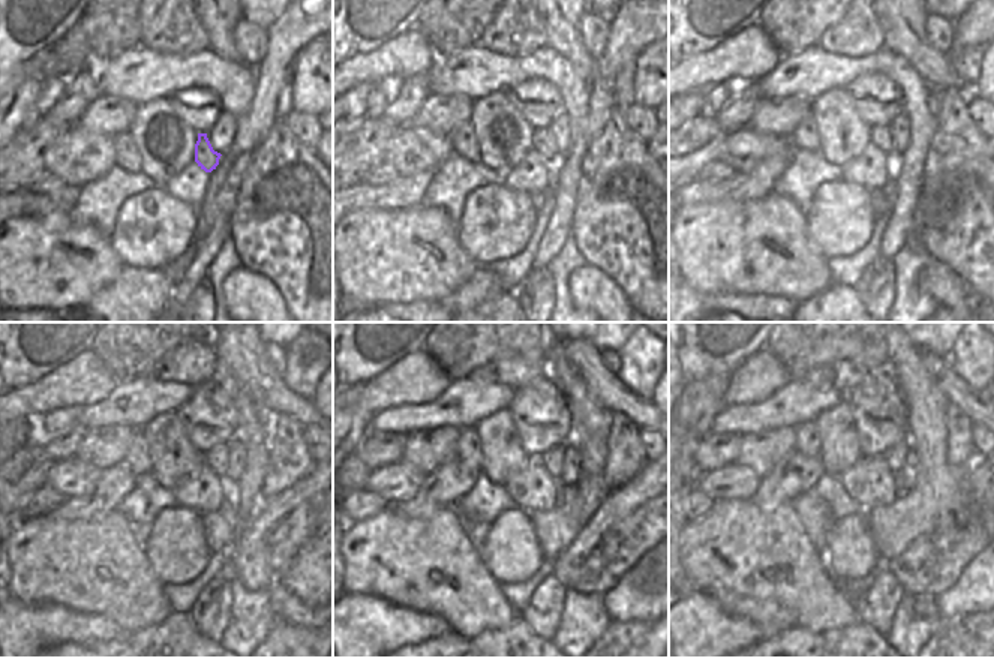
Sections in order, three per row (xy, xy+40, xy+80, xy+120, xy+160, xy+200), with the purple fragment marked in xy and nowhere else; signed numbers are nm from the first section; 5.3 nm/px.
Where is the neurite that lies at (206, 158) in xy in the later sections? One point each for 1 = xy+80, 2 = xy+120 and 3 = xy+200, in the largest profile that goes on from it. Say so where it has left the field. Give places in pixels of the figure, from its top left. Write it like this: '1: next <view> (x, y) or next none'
1: next xy+80 (880, 137)
2: next xy+120 (216, 457)
3: next xy+200 (894, 457)

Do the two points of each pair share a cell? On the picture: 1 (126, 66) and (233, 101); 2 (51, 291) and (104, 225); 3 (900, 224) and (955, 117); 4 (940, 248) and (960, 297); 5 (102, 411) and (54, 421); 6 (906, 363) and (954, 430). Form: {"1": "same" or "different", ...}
{"1": "same", "2": "different", "3": "different", "4": "different", "5": "same", "6": "different"}

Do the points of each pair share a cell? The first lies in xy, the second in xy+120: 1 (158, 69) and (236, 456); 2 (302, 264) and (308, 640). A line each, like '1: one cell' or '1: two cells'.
1: two cells
2: two cells

